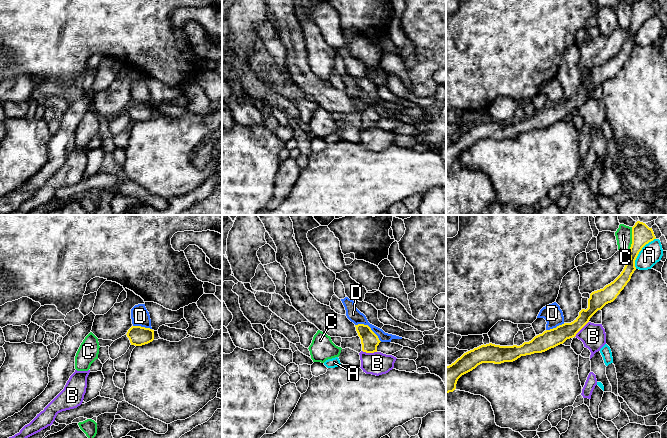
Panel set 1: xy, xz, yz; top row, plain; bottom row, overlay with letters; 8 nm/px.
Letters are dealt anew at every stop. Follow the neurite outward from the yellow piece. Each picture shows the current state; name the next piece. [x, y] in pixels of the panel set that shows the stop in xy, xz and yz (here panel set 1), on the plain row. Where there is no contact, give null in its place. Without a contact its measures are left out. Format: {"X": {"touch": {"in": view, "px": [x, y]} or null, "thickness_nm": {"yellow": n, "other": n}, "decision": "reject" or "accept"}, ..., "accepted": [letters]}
{"A": {"touch": {"in": "yz", "px": [639, 27]}, "thickness_nm": {"yellow": 160, "other": 170}, "decision": "reject"}, "B": {"touch": {"in": "yz", "px": [581, 104]}, "thickness_nm": {"yellow": 140, "other": 200}, "decision": "reject"}, "C": {"touch": {"in": "yz", "px": [632, 16]}, "thickness_nm": {"yellow": 160, "other": 130}, "decision": "reject"}, "D": {"touch": {"in": "xz", "px": [369, 103]}, "thickness_nm": {"yellow": 140, "other": 110}, "decision": "reject"}, "accepted": []}

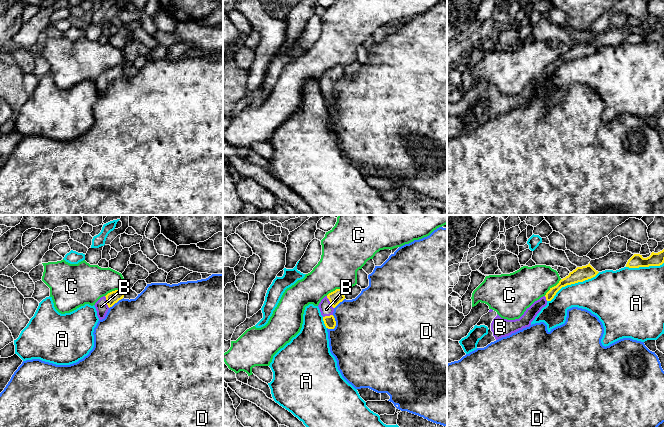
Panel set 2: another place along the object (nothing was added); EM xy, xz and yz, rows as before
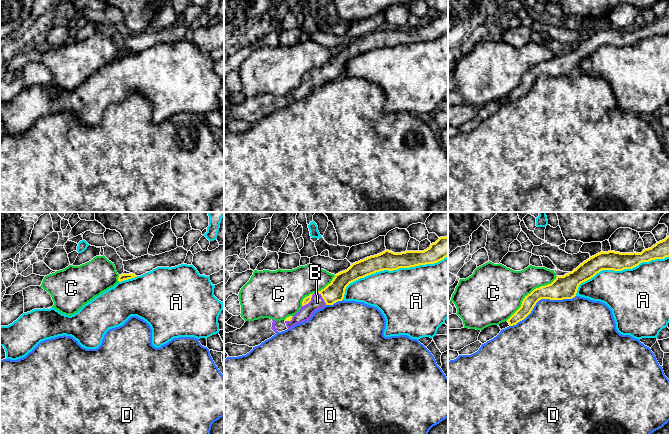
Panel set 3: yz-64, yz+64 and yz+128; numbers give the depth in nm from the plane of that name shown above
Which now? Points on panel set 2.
{"A": {"touch": {"in": "yz", "px": [572, 59]}, "thickness_nm": {"yellow": 120, "other": 320}, "decision": "reject"}, "B": {"touch": {"in": "xz", "px": [330, 78]}, "thickness_nm": {"yellow": 110, "other": 110}, "decision": "accept"}, "C": {"touch": {"in": "yz", "px": [552, 63]}, "thickness_nm": {"yellow": 120, "other": 300}, "decision": "reject"}, "D": {"touch": {"in": "xz", "px": [335, 100]}, "thickness_nm": {"yellow": 90, "other": 500}, "decision": "reject"}, "accepted": ["B"]}

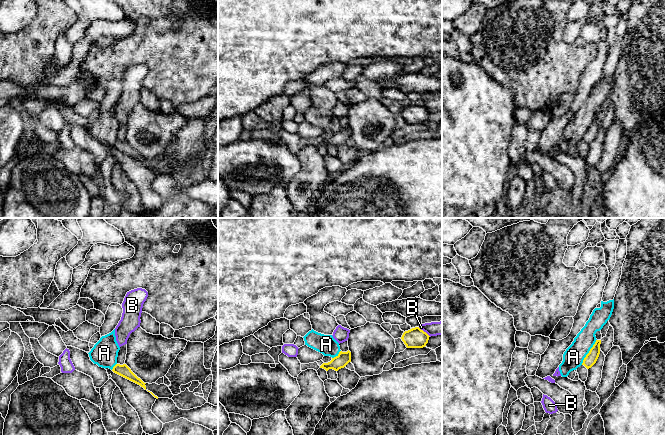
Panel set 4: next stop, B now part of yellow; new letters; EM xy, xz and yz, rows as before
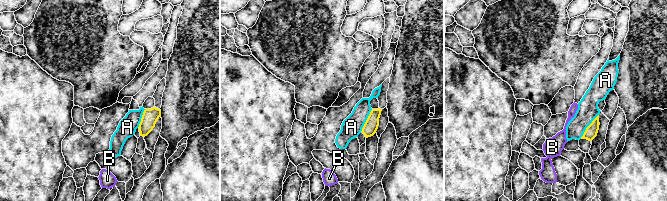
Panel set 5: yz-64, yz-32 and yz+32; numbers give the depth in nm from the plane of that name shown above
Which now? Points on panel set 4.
{"A": {"touch": {"in": "yz", "px": [589, 128]}, "thickness_nm": {"yellow": 90, "other": 170}, "decision": "reject"}, "B": {"touch": {"in": "xz", "px": [423, 107]}, "thickness_nm": {"yellow": 160, "other": 110}, "decision": "reject"}, "accepted": []}

